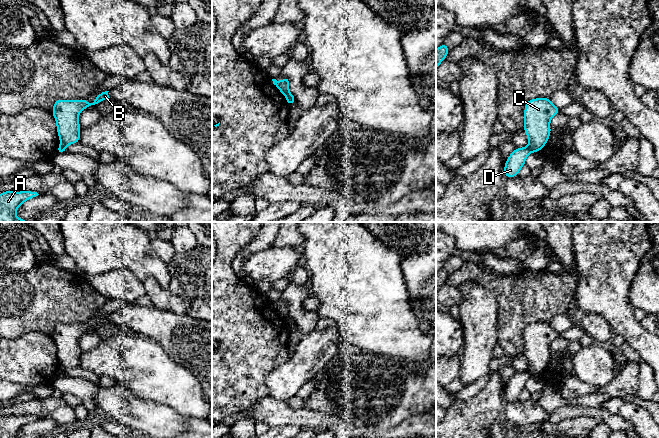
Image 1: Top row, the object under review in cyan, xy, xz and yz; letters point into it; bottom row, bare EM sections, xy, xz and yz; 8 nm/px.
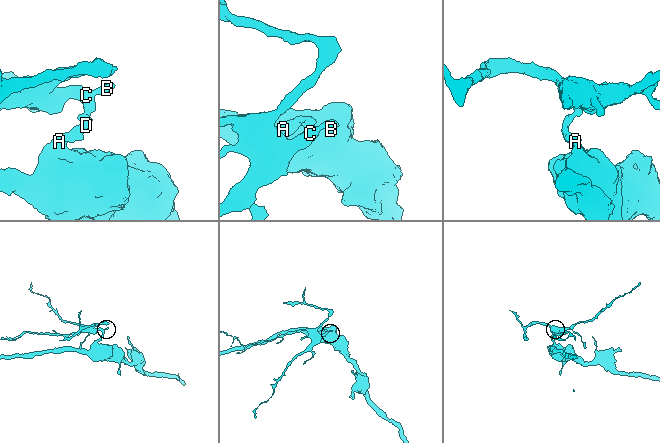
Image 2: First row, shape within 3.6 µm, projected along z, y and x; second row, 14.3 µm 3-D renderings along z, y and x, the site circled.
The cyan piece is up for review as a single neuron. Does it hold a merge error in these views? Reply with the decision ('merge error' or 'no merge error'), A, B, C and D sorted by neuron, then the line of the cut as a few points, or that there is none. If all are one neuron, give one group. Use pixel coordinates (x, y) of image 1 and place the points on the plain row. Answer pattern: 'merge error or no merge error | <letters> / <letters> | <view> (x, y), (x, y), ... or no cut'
merge error | A D / B C | yz (528, 370), (533, 375)

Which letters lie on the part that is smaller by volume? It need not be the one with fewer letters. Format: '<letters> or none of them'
B, C

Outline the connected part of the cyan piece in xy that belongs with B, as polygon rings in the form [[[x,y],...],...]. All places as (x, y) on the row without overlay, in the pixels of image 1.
[[[108,316],[98,318],[91,328],[86,325],[86,322],[80,324],[57,323],[55,325],[52,338],[56,345],[60,369],[64,373],[69,368],[76,368],[80,365],[81,350],[78,345],[80,336],[85,332],[96,331],[101,325],[109,323]]]

